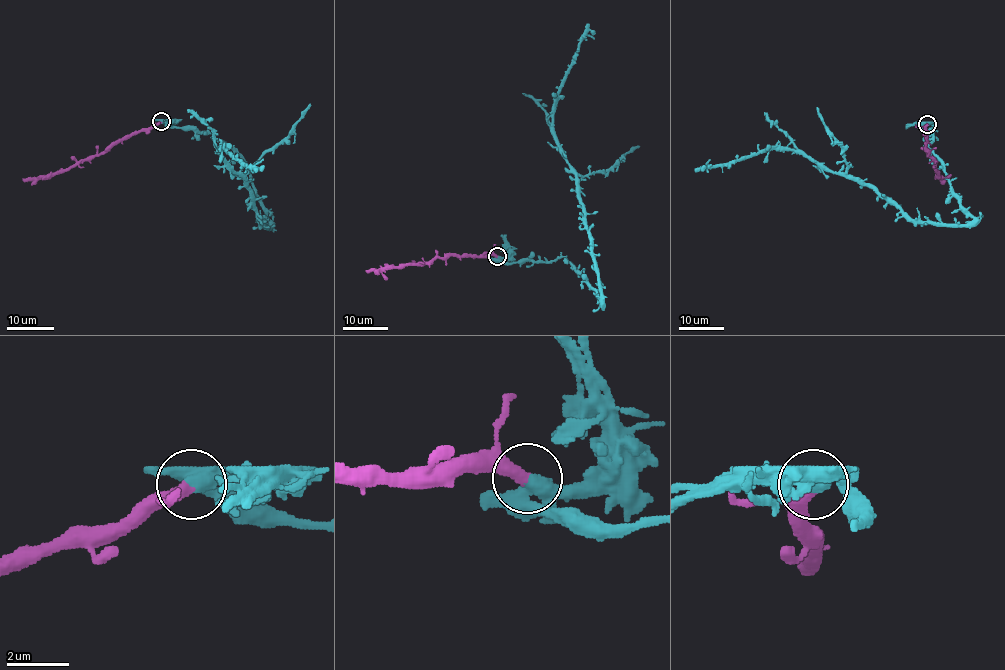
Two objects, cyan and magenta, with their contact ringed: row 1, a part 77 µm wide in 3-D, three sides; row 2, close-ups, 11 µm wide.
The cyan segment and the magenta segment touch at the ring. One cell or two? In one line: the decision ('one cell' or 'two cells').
two cells

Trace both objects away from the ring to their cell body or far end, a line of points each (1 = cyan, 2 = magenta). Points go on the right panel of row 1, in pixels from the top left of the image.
1: (927, 124), (927, 146), (973, 218), (967, 224), (912, 222), (872, 188), (793, 150), (704, 167)
2: (927, 124), (926, 150), (941, 178)

